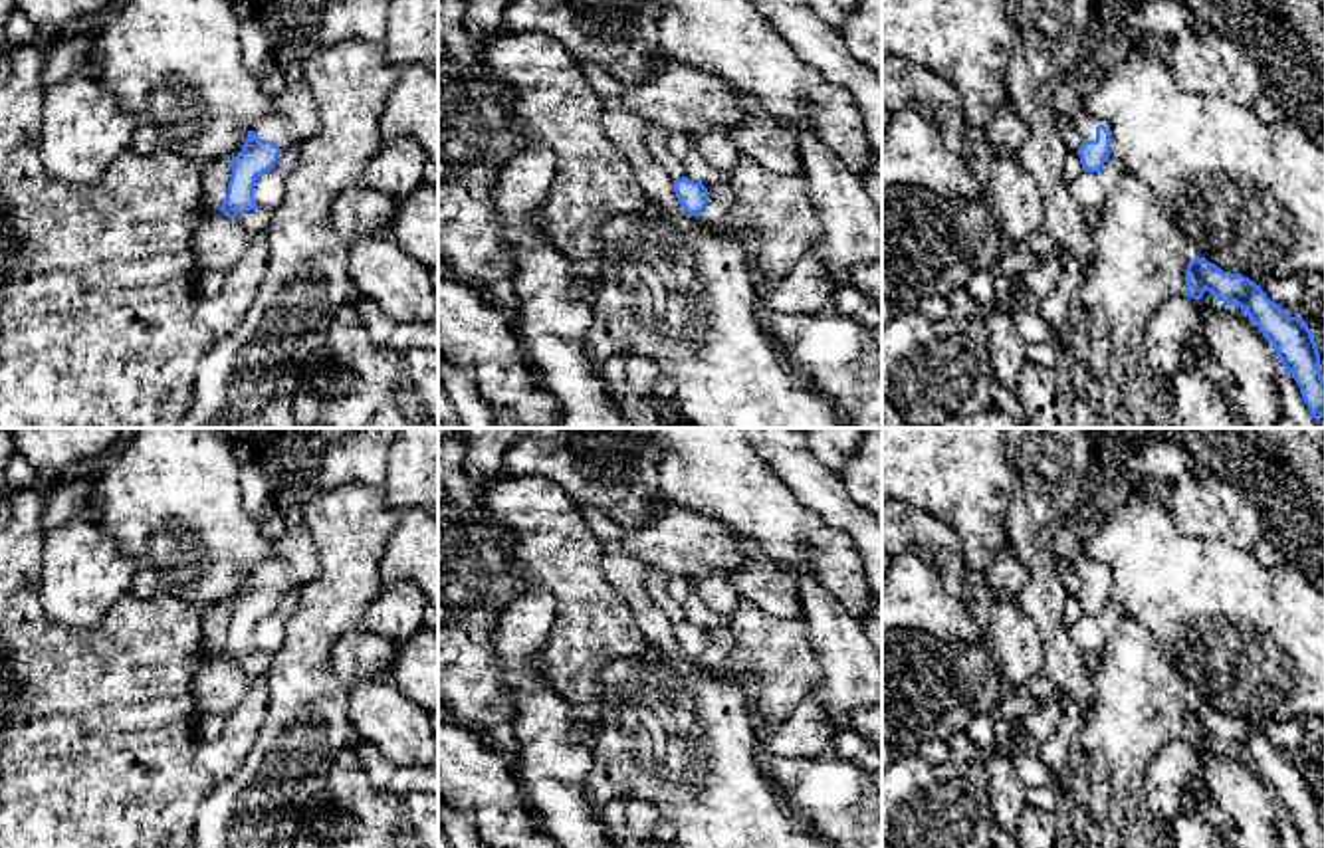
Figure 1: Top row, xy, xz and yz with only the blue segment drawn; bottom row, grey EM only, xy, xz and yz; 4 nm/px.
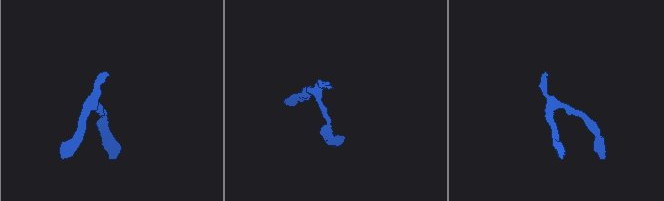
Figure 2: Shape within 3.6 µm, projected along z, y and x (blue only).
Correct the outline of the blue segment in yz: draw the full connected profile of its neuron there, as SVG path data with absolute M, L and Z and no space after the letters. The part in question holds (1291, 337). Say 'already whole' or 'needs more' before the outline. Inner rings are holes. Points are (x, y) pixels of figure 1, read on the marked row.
already whole; M1205 258L1187 264L1185 293L1201 299L1209 291L1223 303L1241 307L1263 337L1272 343L1284 371L1296 380L1312 418L1324 416L1324 378L1320 374L1320 353L1312 331L1302 317L1288 317L1280 305L1241 273L1223 271Z

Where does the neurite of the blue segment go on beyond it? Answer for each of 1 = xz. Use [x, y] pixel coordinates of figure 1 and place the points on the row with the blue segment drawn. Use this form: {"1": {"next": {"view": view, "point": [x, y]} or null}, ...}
{"1": {"next": null}}

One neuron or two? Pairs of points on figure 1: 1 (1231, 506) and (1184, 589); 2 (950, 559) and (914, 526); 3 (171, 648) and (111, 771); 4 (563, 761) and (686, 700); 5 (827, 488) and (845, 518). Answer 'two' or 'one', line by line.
1: two
2: one
3: one
4: two
5: one

